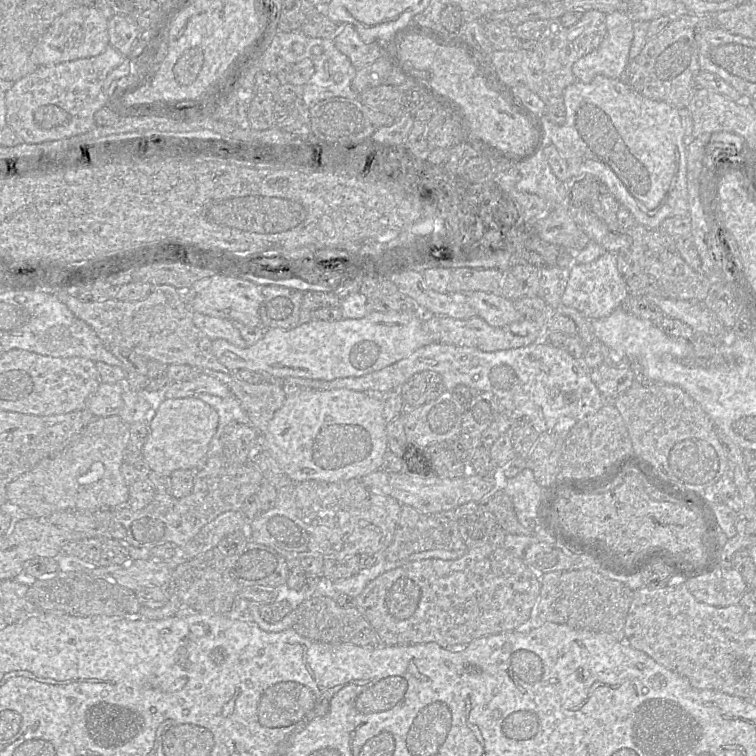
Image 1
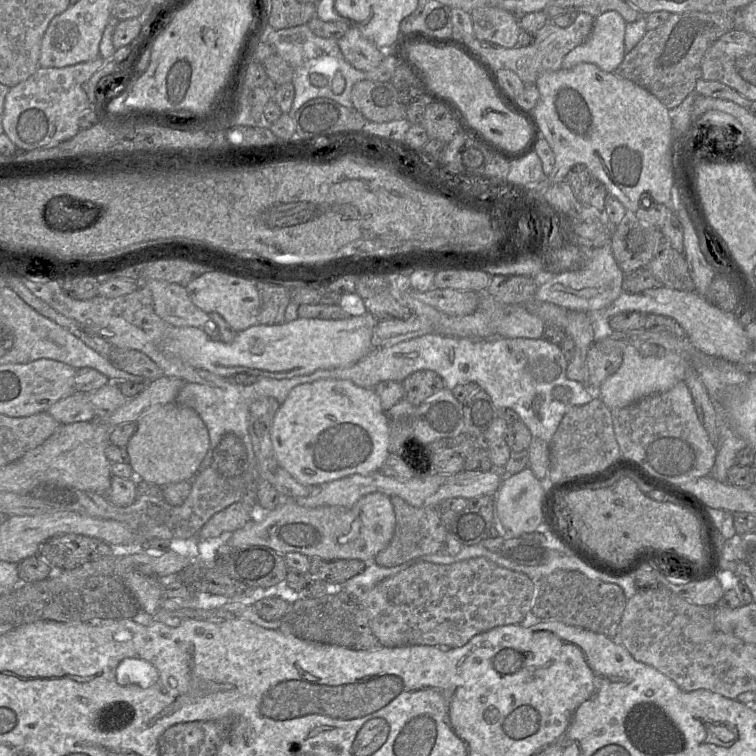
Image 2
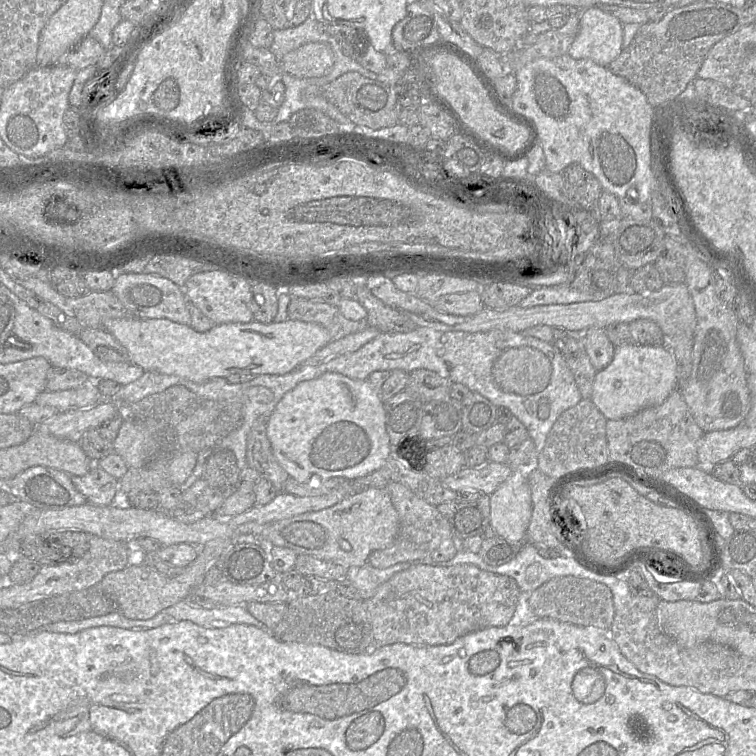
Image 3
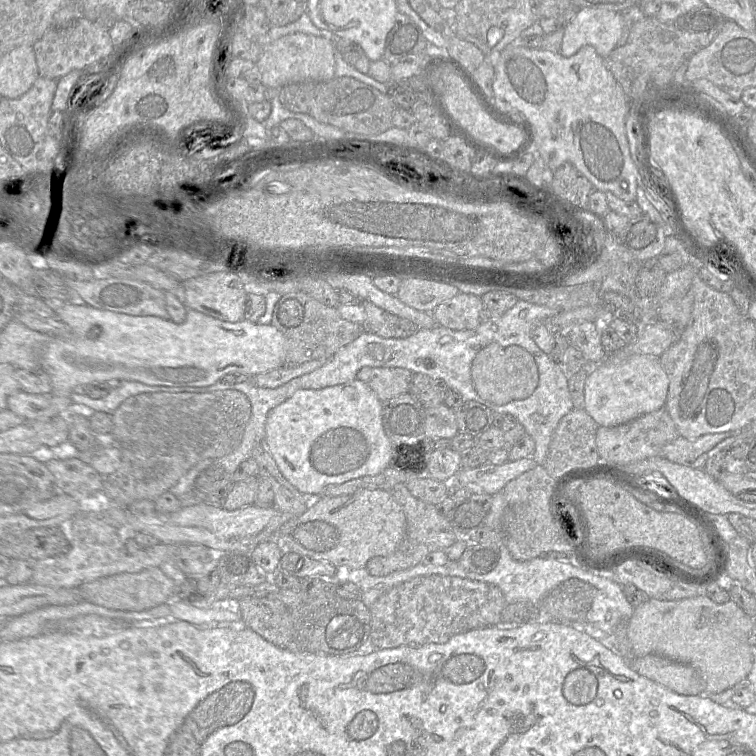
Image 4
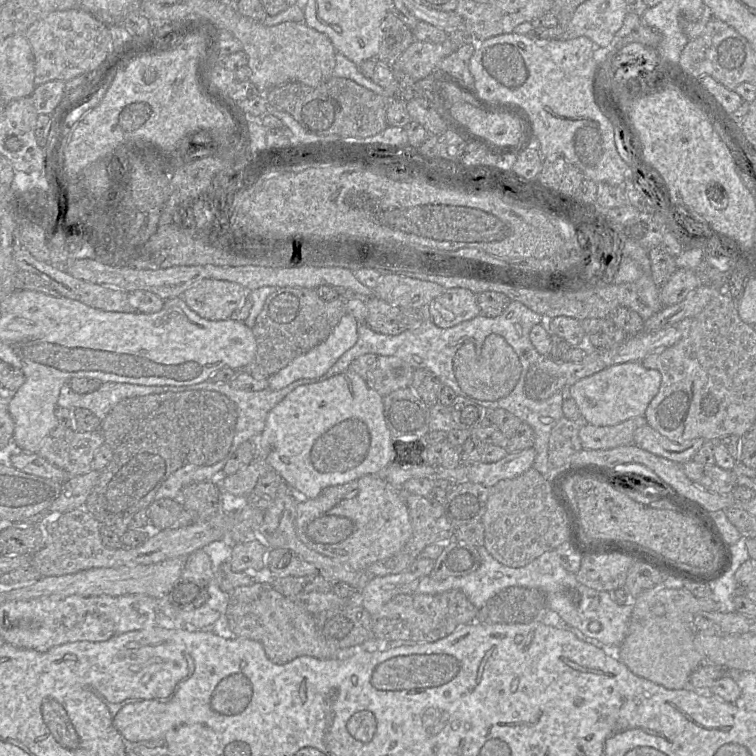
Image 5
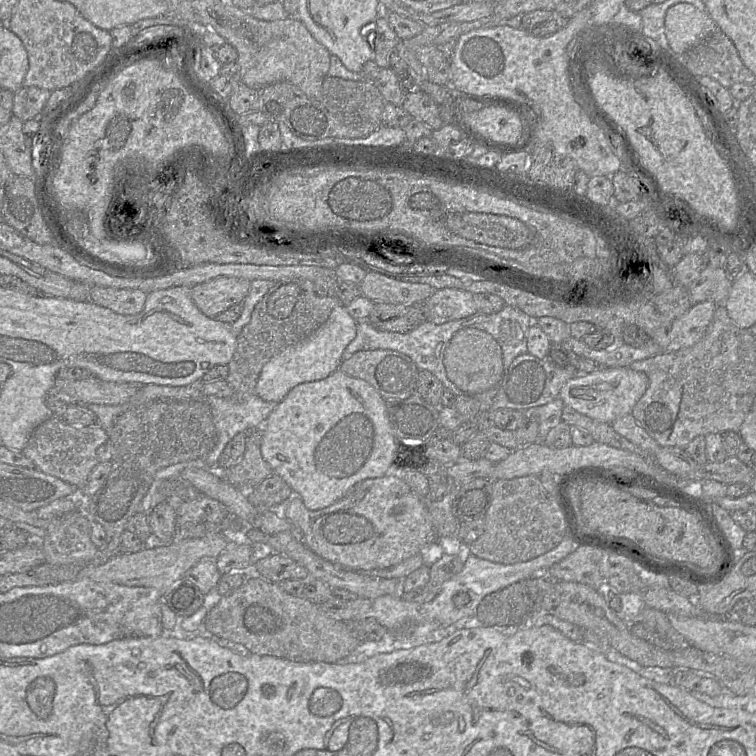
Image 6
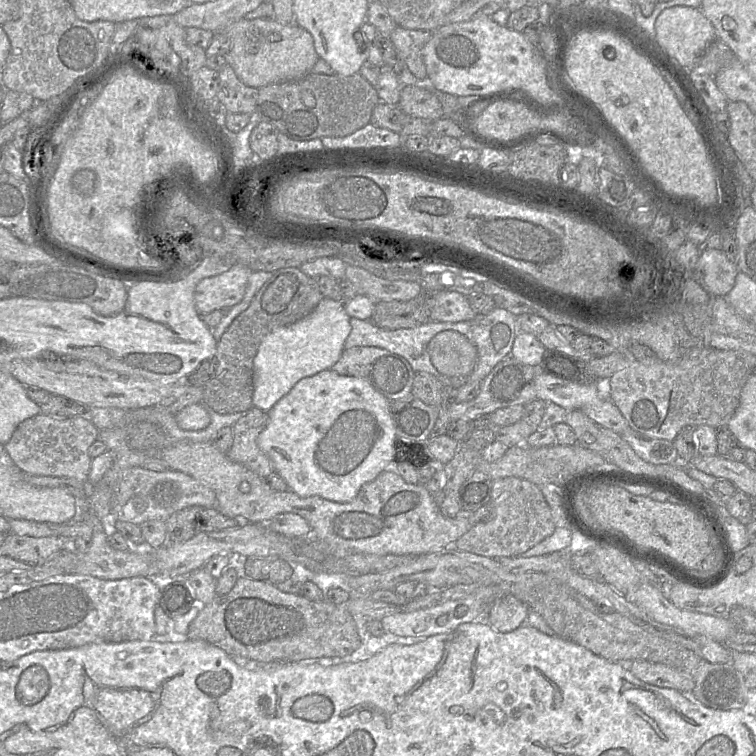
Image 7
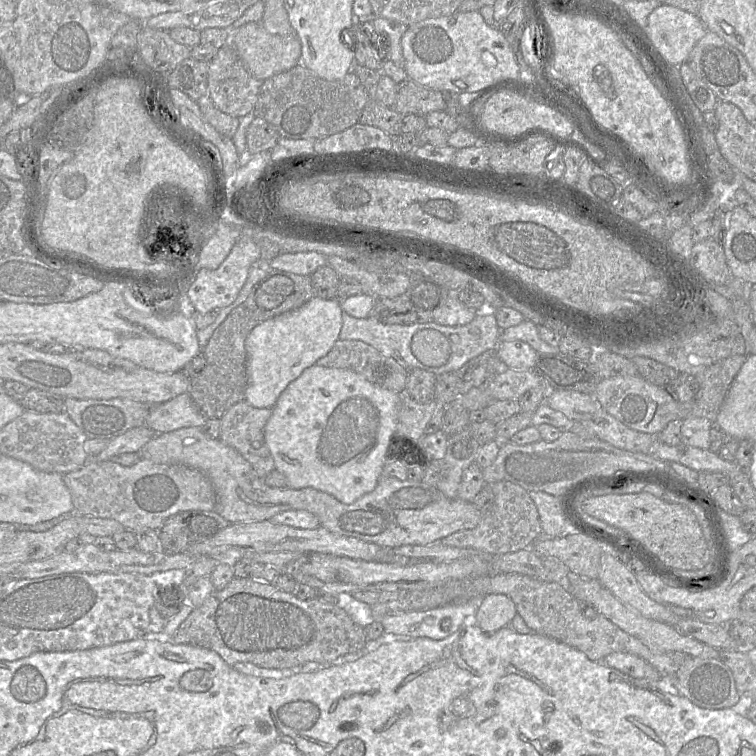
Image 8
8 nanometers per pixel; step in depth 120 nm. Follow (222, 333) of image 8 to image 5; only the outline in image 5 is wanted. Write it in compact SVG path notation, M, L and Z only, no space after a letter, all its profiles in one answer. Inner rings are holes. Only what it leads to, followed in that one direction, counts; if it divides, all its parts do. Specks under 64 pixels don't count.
M281 287L281 288L276 288L276 290L270 294L265 303L264 306L260 312L260 314L257 316L256 321L254 326L252 327L252 331L256 340L256 354L253 359L253 361L247 365L244 369L239 370L239 371L246 371L249 373L251 376L253 376L255 379L268 379L271 375L277 373L284 367L286 367L292 360L294 360L296 357L308 352L311 350L313 347L316 345L320 344L323 342L333 331L333 329L336 327L336 325L339 323L341 318L346 315L346 303L348 301L343 301L340 299L340 295L337 299L334 299L332 301L325 301L321 299L315 288L304 288L304 287Z

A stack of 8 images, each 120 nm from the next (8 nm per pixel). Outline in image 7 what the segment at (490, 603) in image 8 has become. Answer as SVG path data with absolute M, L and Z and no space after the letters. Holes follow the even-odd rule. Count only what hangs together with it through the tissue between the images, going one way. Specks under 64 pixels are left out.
M512 594L497 598L487 614L487 623L496 631L510 632L526 624L531 610Z

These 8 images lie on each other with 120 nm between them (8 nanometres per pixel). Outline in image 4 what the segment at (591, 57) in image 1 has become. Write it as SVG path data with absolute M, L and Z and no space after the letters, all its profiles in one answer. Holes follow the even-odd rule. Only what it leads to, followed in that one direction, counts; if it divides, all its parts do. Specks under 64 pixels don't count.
M581 8L572 21L563 25L564 35L559 52L564 57L570 57L581 47L590 45L605 59L617 47L625 24L620 12Z

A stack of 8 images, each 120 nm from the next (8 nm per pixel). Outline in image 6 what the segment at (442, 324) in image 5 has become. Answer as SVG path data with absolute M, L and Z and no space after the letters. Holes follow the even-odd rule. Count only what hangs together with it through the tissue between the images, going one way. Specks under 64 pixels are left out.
M443 288L428 298L428 321L444 324L471 316L477 312L471 292L456 288Z

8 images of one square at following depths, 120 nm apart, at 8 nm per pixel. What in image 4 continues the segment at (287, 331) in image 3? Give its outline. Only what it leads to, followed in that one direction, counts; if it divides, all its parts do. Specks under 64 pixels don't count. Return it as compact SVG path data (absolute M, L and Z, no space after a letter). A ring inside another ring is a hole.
M59 299L43 300L74 333L74 338L53 338L41 358L41 369L51 379L50 395L54 398L69 398L76 387L91 382L130 380L146 385L205 387L229 373L254 377L285 365L285 337L271 324L263 325L245 319L222 321L194 309L187 309L183 323L175 323L157 316L133 316Z

